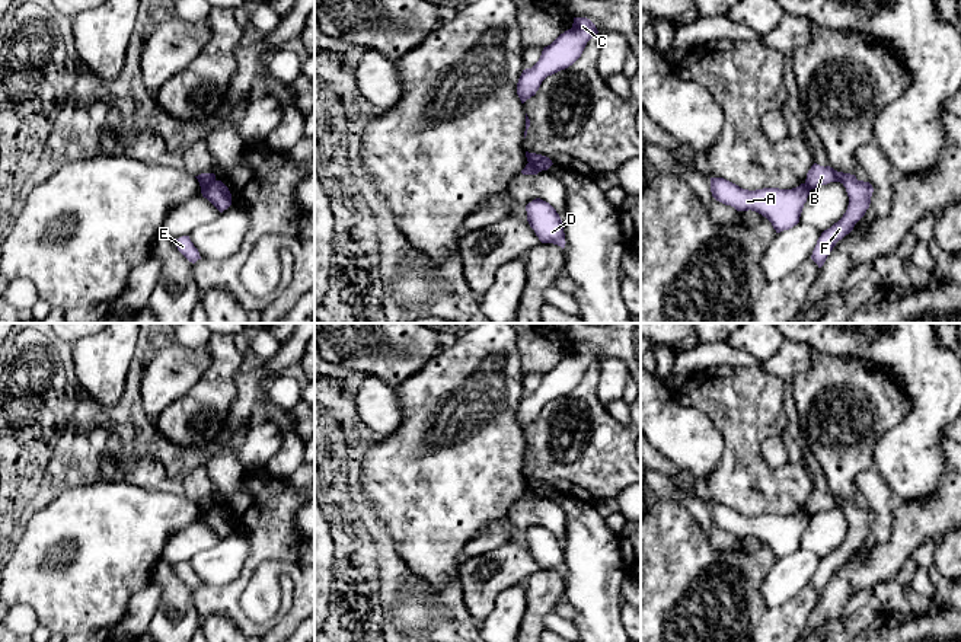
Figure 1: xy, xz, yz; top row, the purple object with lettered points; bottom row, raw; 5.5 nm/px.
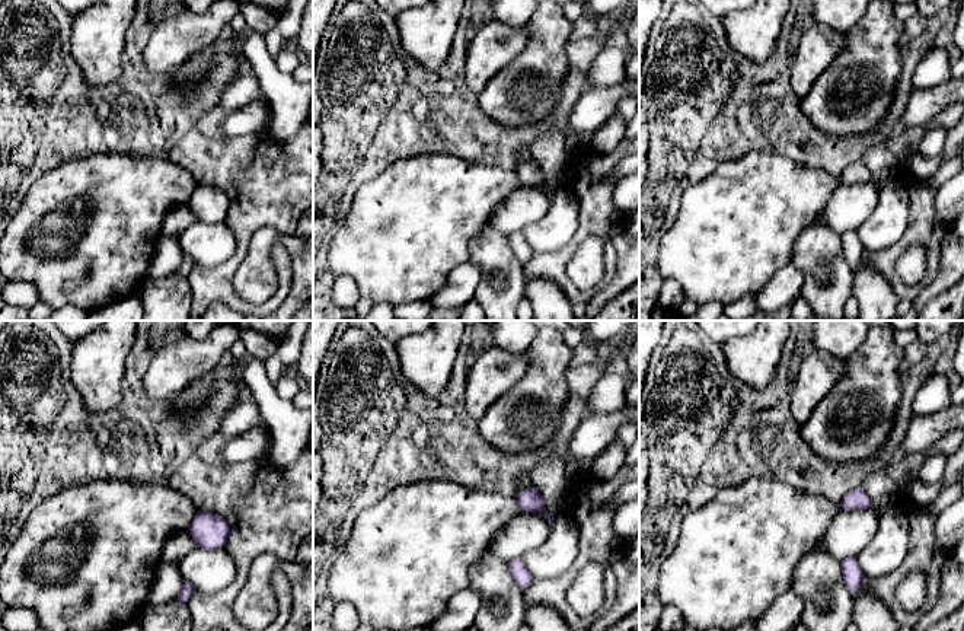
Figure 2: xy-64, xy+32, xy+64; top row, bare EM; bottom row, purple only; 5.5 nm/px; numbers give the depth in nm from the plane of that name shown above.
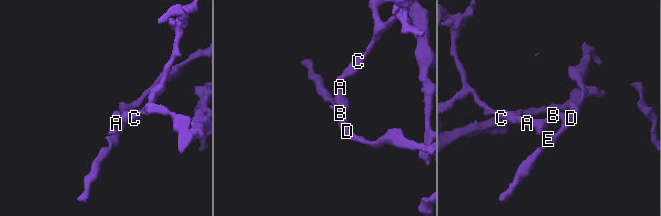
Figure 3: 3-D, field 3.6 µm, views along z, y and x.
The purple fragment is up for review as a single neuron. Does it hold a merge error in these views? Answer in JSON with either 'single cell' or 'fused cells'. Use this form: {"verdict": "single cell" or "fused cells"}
{"verdict": "fused cells"}

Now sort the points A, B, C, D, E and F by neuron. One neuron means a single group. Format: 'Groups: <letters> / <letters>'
Groups: A C / B D E F

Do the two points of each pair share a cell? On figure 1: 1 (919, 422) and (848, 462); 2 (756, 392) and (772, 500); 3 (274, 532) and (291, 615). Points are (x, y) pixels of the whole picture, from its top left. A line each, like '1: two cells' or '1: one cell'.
1: two cells
2: one cell
3: two cells

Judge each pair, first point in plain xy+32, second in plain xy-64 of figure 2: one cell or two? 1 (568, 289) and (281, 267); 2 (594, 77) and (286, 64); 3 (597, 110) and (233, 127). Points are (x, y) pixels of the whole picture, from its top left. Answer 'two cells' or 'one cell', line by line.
1: one cell
2: one cell
3: one cell

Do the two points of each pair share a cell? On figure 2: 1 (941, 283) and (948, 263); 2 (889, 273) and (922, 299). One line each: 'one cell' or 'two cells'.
1: one cell
2: two cells

